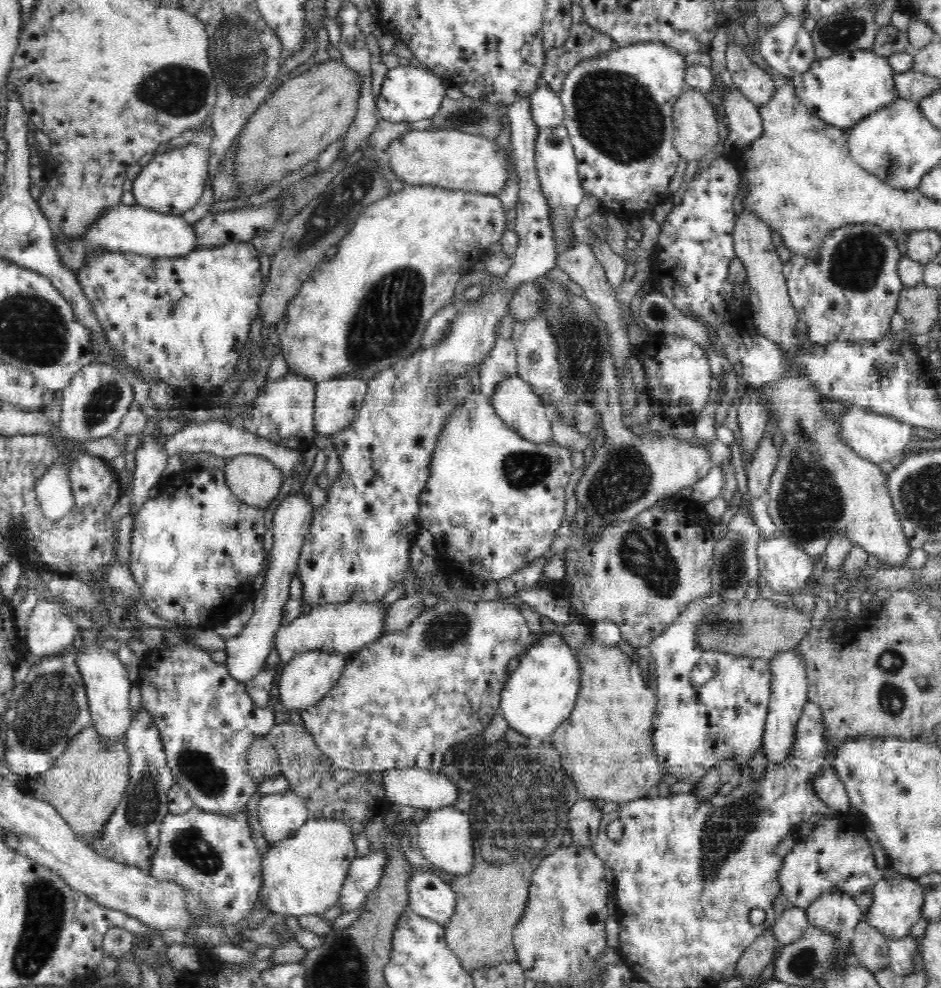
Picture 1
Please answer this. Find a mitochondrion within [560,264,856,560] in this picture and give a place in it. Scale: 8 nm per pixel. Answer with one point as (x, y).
(809, 503)

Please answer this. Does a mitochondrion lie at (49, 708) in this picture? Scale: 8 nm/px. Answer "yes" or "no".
yes

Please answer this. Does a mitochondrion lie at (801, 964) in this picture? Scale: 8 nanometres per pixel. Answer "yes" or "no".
yes

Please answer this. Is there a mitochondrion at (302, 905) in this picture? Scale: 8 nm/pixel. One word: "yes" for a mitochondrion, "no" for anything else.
no

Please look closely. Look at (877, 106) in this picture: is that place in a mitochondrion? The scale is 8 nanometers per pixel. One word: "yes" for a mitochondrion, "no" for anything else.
no

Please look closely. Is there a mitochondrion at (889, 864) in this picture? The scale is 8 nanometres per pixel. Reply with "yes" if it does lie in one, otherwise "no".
no

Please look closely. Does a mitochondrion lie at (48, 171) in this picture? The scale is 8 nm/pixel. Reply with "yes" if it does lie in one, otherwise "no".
no

